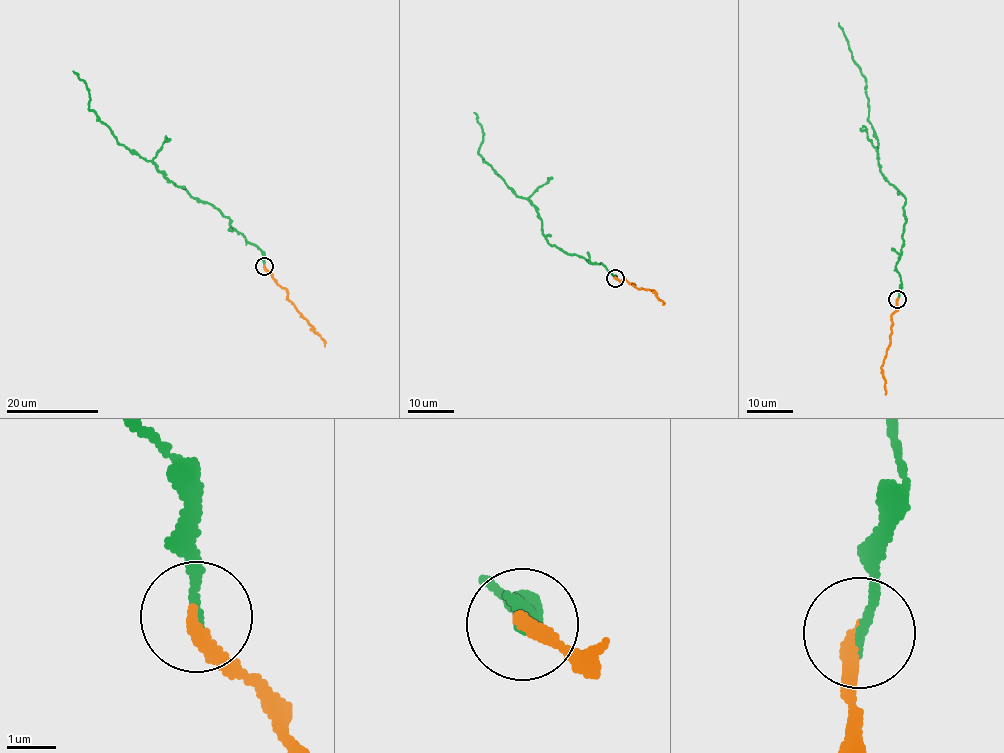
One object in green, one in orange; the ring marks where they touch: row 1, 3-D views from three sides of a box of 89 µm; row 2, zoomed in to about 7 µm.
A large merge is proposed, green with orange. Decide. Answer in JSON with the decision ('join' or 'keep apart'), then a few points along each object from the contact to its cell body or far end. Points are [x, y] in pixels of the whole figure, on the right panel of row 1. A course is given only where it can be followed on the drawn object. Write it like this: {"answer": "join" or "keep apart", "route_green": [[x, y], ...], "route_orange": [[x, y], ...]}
{"answer": "join", "route_green": [[898, 298], [896, 265], [906, 200], [880, 169], [866, 80], [838, 23]], "route_orange": [[898, 298], [897, 309], [891, 315], [889, 347], [881, 368], [886, 395]]}

